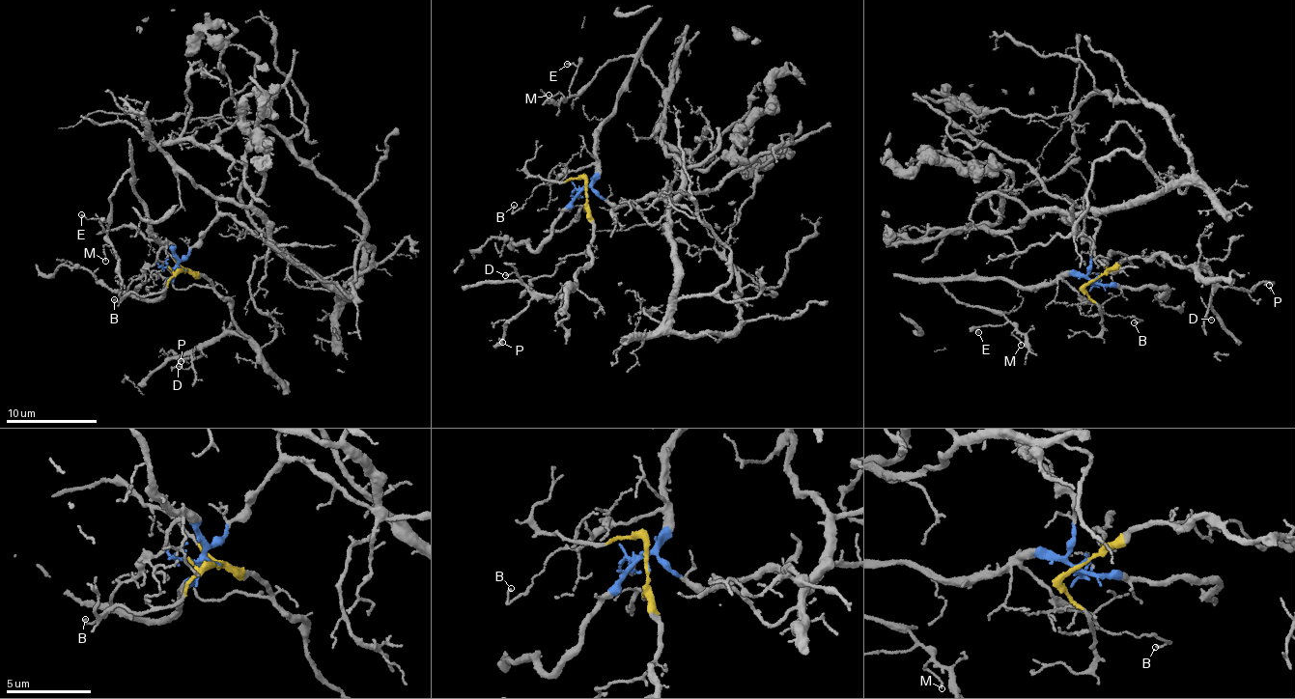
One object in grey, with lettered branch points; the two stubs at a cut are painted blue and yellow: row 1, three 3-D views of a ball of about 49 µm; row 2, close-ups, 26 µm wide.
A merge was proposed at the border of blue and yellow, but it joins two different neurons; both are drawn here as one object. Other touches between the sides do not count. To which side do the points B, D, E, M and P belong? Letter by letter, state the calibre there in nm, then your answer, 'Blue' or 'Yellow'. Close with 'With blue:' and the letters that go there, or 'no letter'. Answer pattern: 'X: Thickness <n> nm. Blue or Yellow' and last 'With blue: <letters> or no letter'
B: Thickness 110 nm. Blue
D: Thickness 110 nm. Yellow
E: Thickness 110 nm. Blue
M: Thickness 90 nm. Blue
P: Thickness 110 nm. Yellow
With blue: B, E, M

